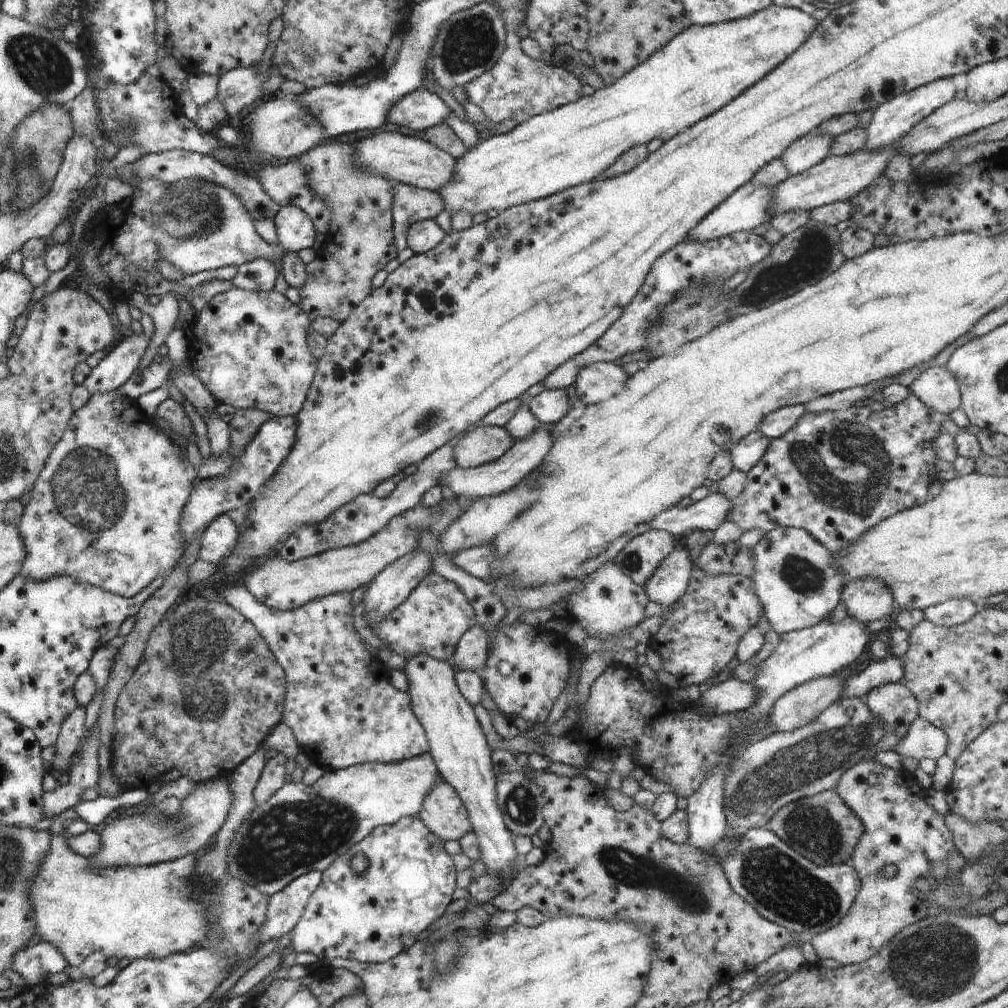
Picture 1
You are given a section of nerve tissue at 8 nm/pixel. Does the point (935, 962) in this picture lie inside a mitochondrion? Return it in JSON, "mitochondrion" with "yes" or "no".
{"mitochondrion":"yes"}

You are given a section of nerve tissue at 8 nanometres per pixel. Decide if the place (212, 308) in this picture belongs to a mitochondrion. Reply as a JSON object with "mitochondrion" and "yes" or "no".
{"mitochondrion":"no"}

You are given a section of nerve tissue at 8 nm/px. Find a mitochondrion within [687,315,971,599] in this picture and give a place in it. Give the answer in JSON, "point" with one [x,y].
{"point":[848,441]}

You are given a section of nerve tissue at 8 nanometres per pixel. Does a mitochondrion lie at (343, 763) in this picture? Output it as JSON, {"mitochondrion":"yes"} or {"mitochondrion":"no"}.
{"mitochondrion":"no"}

